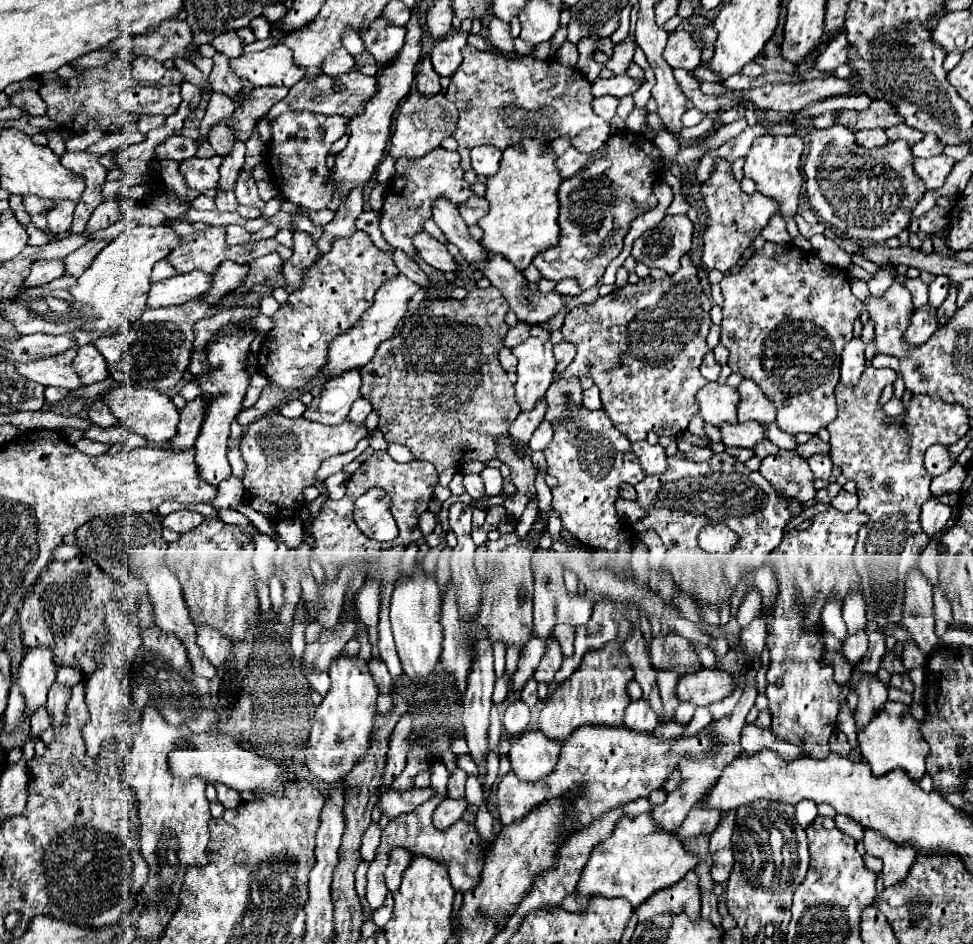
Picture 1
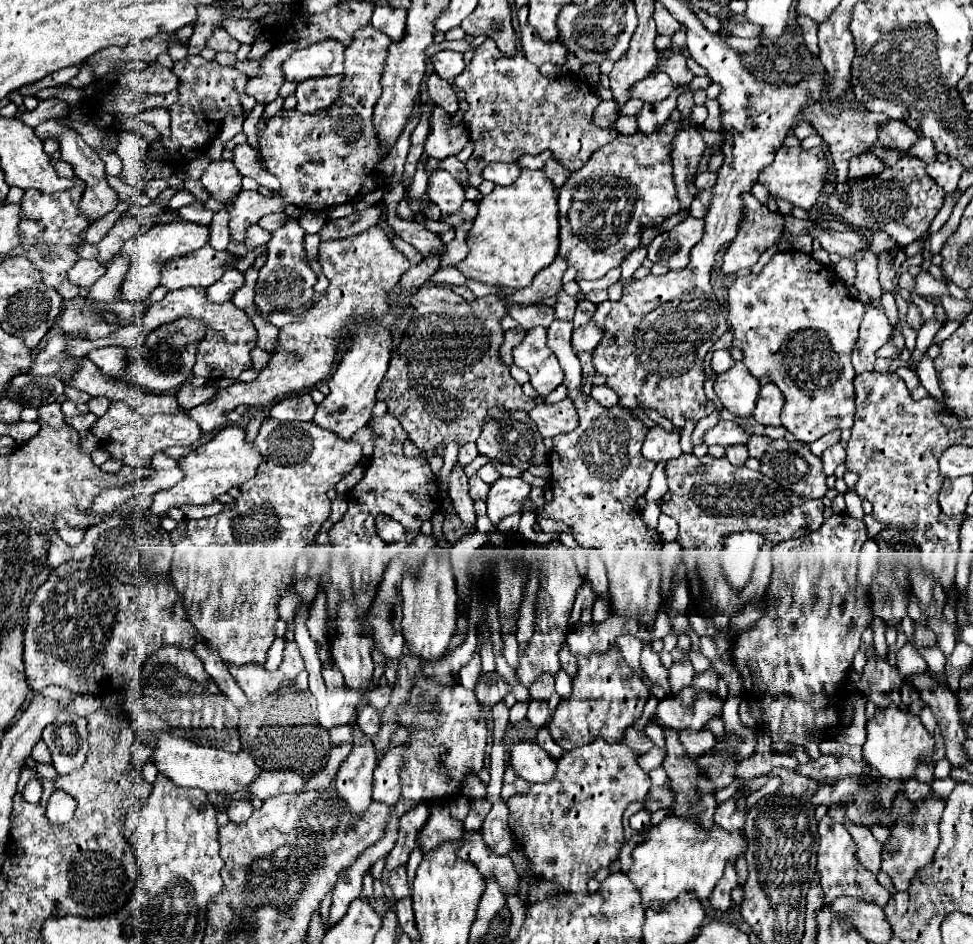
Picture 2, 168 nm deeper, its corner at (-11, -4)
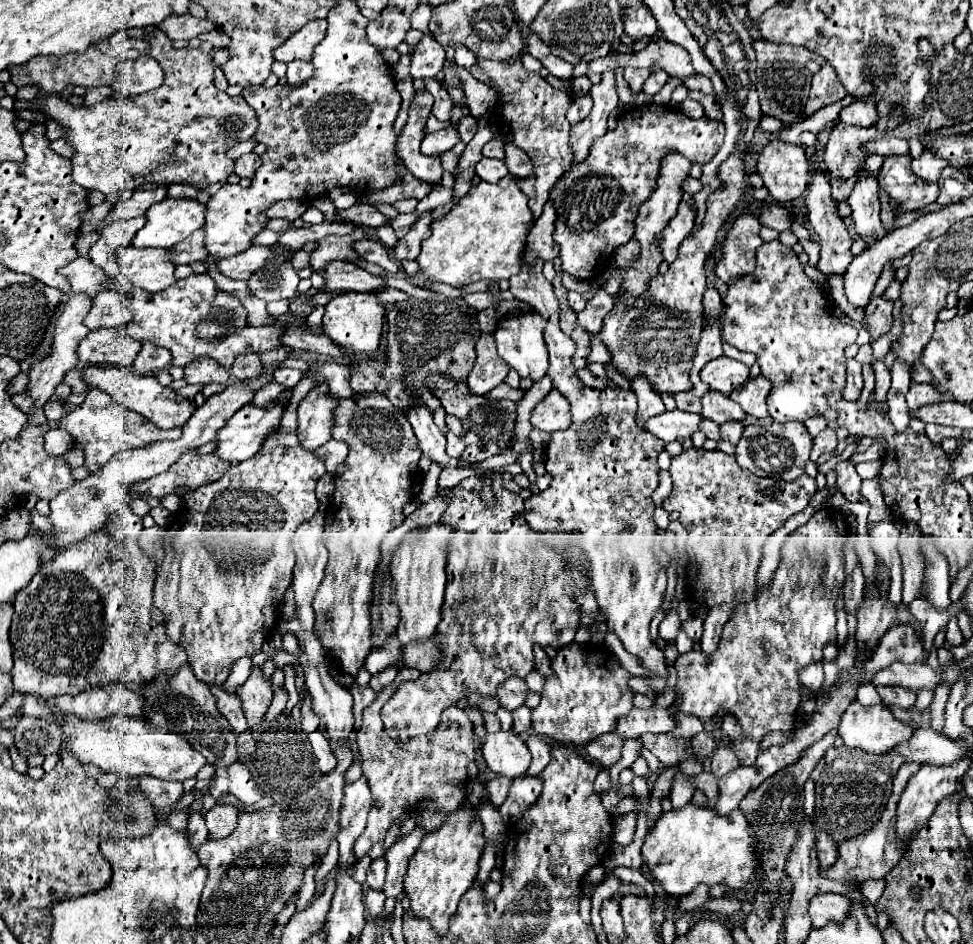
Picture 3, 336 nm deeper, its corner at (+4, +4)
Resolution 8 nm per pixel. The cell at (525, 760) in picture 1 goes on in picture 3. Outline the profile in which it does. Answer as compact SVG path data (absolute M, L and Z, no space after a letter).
M498 731L484 737L482 753L486 765L496 775L506 777L522 777L530 765L530 751L526 743L512 731Z

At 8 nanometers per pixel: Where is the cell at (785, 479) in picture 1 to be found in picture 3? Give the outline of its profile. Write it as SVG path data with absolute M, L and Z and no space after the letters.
M772 423L768 427L758 427L758 425L748 425L744 429L744 435L740 439L740 443L736 445L736 461L740 467L752 471L758 477L772 477L772 479L780 479L780 481L794 481L800 475L804 475L804 465L808 463L812 451L812 439L806 431L806 427L802 423Z

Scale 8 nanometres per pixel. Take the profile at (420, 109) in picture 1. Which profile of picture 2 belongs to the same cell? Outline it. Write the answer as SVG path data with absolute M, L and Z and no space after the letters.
M435 107L431 115L431 131L425 141L425 153L433 159L445 159L457 155L469 141L467 127L451 125L451 115L441 107Z

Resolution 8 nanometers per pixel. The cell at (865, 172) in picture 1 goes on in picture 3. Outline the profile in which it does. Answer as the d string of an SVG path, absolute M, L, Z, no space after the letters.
M888 155L878 171L880 189L898 203L898 211L916 211L936 201L938 183L928 183L910 169L910 155Z

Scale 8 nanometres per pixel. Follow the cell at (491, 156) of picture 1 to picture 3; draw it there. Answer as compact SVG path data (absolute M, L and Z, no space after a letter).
M484 157L478 165L476 165L476 175L488 183L498 183L498 179L502 179L504 175L508 175L508 167L504 161L500 159L488 159Z

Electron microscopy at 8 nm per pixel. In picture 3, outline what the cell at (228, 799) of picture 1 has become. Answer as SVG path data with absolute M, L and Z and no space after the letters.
M216 803L204 815L206 827L210 831L210 837L224 837L224 835L228 835L228 831L232 831L232 827L236 827L236 815L238 815L238 809L234 805Z

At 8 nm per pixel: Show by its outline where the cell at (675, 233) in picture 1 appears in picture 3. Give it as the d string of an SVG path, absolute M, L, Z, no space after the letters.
M680 203L678 213L668 221L668 227L660 233L660 253L666 263L672 263L678 257L678 245L690 235L694 229L694 211L688 203Z

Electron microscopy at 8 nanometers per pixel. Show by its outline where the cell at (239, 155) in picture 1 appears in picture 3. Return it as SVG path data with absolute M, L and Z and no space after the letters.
M200 227L196 233L192 233L188 239L180 241L178 245L174 245L176 251L176 265L182 263L194 263L194 261L202 261L208 257L206 245L204 245L204 227Z

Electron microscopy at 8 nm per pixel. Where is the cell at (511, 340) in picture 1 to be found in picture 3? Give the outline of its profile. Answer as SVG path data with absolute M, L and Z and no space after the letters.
M484 333L478 339L476 353L478 353L476 365L470 371L466 383L472 389L472 393L486 395L488 391L492 391L496 385L500 385L504 381L510 367L498 357L492 333Z

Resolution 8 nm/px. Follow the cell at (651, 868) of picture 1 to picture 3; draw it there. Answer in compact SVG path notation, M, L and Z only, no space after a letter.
M686 803L682 809L666 811L654 821L644 837L642 859L650 869L654 883L674 899L688 895L698 883L712 887L724 881L730 889L742 889L756 873L756 855L752 851L748 821L742 811L736 809L730 815L720 817L714 815L712 809L702 809L692 803Z

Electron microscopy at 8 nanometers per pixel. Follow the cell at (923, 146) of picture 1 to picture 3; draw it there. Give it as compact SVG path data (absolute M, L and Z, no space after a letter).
M878 139L868 143L868 153L878 153L878 155L908 155L910 147L906 139Z

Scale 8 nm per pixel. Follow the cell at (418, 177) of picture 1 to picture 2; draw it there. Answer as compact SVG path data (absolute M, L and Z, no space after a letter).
M447 157L447 159L443 159L443 161L437 161L437 159L429 159L427 161L427 167L425 167L425 171L427 173L431 173L431 171L435 171L435 169L445 169L445 171L449 171L461 185L465 185L465 181L467 181L467 169L465 169L465 163L461 163L457 157Z

